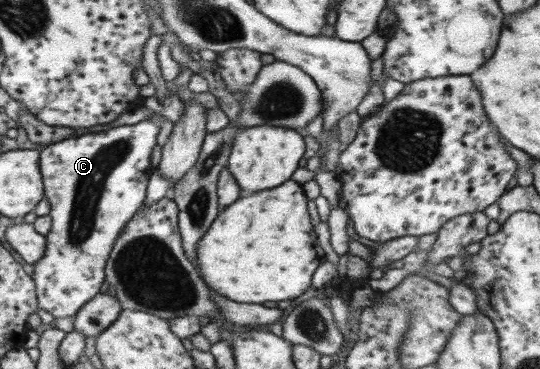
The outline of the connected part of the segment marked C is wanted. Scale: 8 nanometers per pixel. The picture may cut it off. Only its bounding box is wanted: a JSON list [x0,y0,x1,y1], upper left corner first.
[29,113,163,318]

